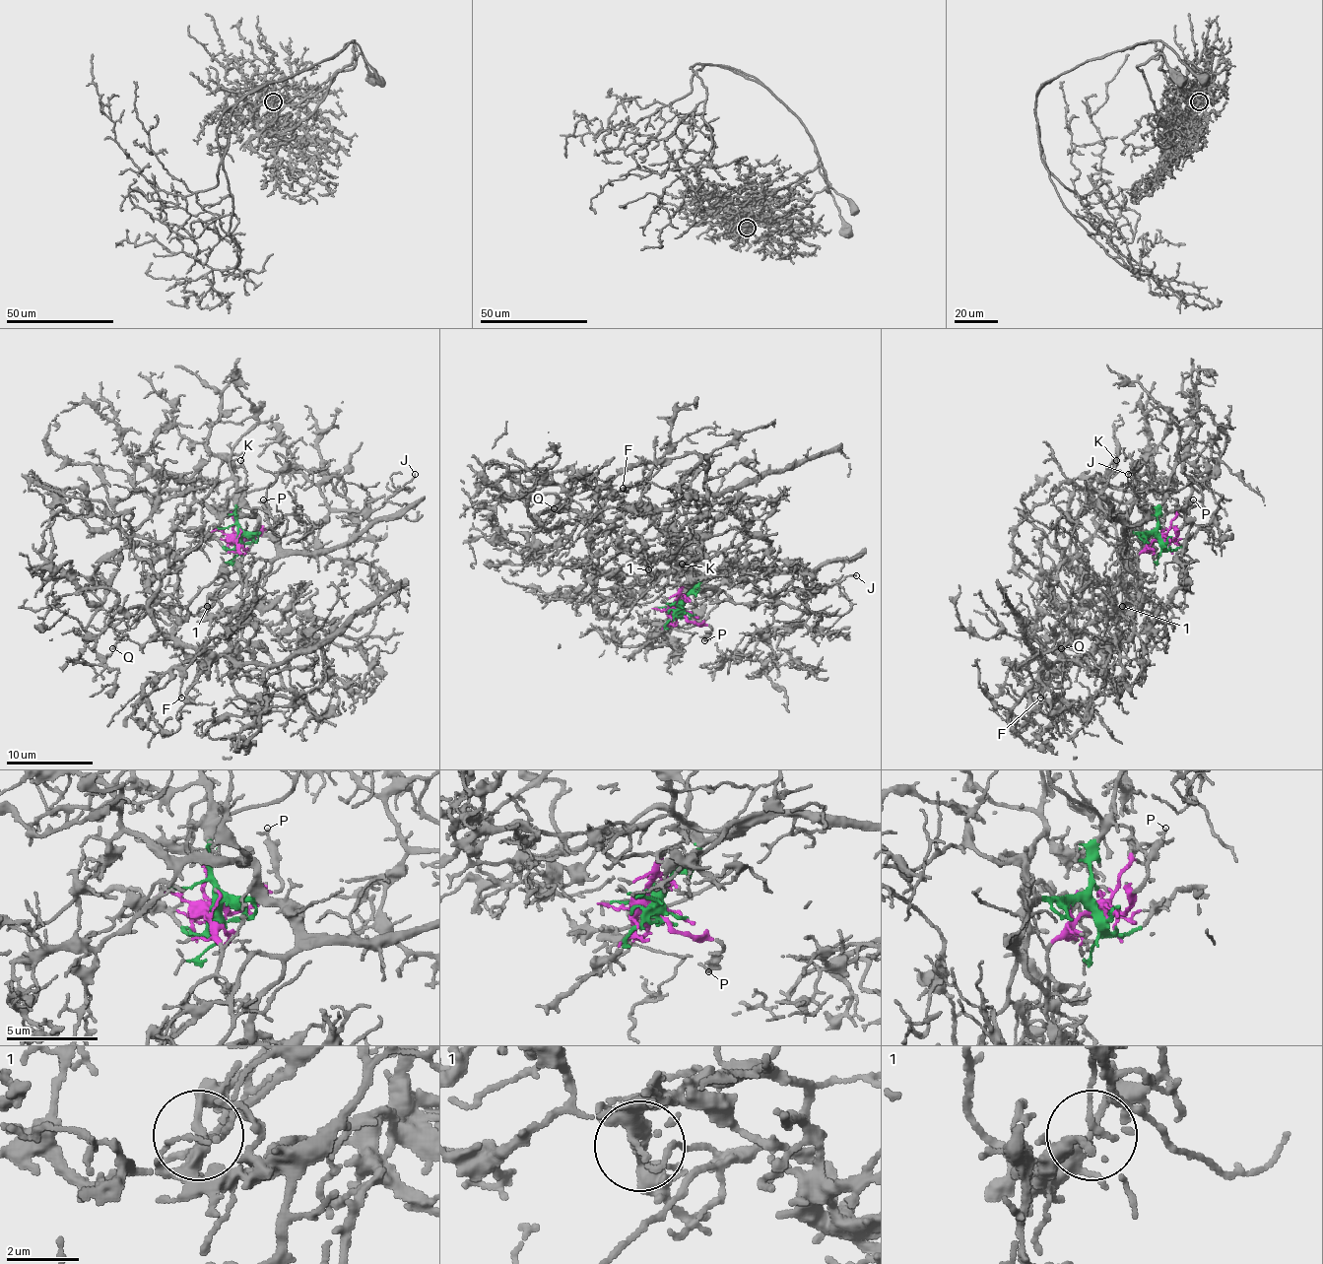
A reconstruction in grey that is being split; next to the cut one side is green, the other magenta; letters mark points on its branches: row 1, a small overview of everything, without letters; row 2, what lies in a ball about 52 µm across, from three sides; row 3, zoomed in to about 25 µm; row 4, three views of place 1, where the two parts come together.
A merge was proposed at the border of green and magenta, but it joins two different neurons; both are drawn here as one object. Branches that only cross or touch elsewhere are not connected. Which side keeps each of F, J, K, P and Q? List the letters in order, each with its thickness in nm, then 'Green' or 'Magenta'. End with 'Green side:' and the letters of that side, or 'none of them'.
F: Thickness 90 nm. Magenta
J: Thickness 120 nm. Green
K: Thickness 160 nm. Green
P: Thickness 200 nm. Magenta
Q: Thickness 150 nm. Magenta
Green side: J, K

